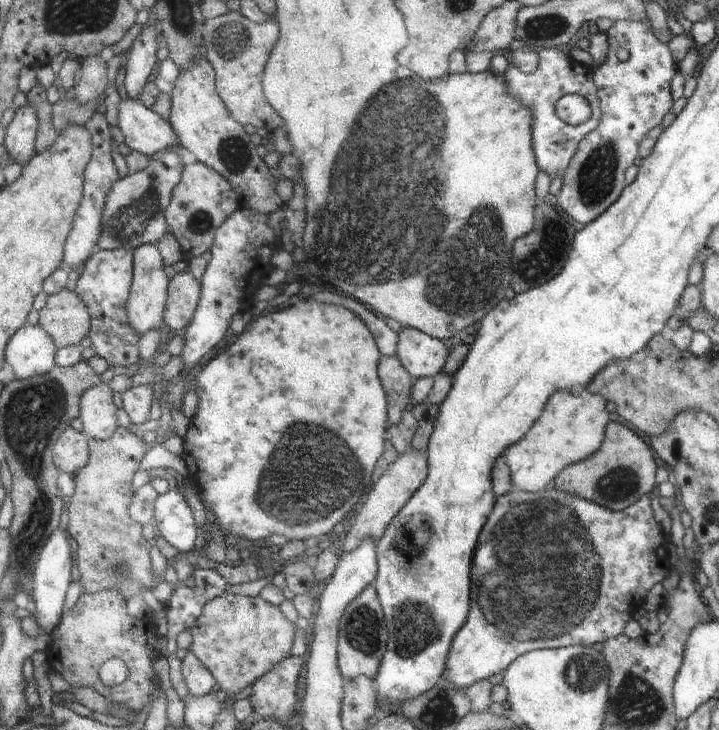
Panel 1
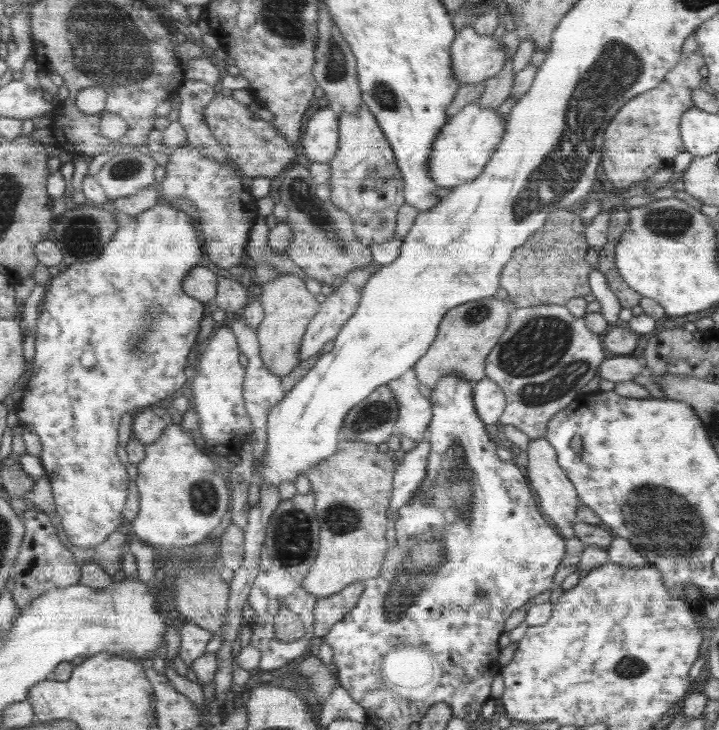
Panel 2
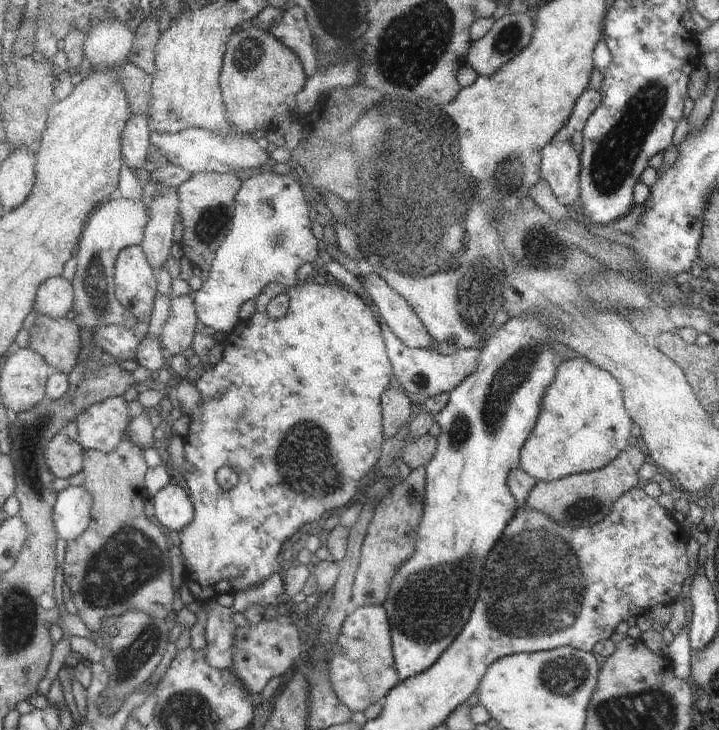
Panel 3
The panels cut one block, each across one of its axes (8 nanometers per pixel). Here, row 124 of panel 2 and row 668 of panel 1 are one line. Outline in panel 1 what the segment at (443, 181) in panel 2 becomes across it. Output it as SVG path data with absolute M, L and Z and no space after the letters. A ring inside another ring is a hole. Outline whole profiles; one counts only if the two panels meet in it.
M546 488L540 492L530 493L513 489L507 494L496 497L494 516L490 516L490 524L486 524L486 532L482 532L482 544L478 544L478 560L474 560L474 608L470 608L470 620L466 620L466 628L454 636L454 648L450 648L450 660L446 660L446 678L456 690L466 690L480 680L504 673L506 668L517 659L536 649L552 649L570 645L599 646L606 640L614 639L624 632L624 624L634 616L634 612L643 606L644 596L656 584L661 584L670 572L667 550L660 542L666 542L650 508L650 495L642 496L635 504L622 511L614 511L600 504L588 501L573 493L559 492L554 488Z

